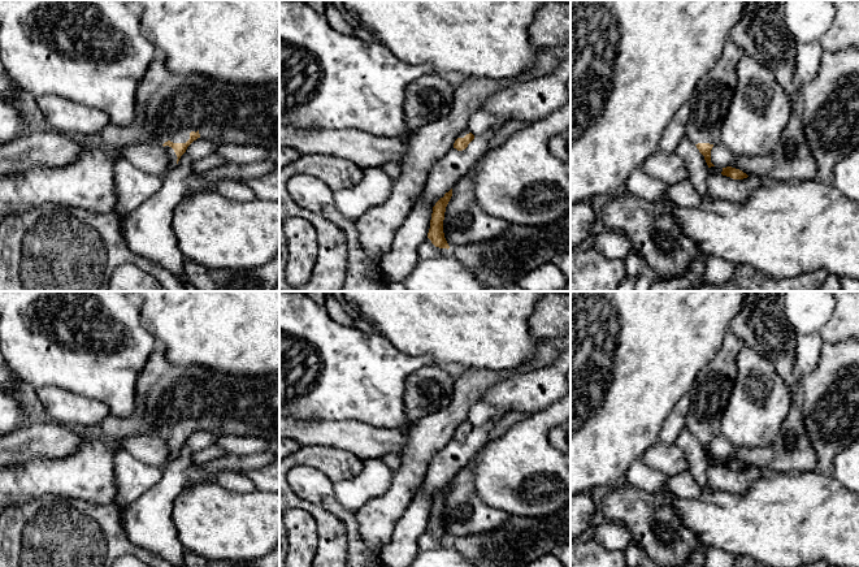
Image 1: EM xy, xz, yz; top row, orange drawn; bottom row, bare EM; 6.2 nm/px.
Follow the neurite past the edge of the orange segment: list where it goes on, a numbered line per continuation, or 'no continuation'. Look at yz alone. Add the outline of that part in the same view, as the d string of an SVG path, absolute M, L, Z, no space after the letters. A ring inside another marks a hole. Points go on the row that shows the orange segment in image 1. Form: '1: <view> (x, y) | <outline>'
1: yz (710, 103) | M728 39L719 61L695 86L687 121L687 140L719 144L721 126L737 86L737 65L745 53Z

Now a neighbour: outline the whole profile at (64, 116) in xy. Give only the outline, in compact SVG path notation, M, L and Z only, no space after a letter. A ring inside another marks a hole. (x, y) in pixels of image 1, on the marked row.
M53 95L36 98L36 104L53 131L78 139L100 134L110 122L109 116L100 109Z

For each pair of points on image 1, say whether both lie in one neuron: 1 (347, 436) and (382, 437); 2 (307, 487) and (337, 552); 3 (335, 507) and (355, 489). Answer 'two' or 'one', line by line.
1: one
2: two
3: two

